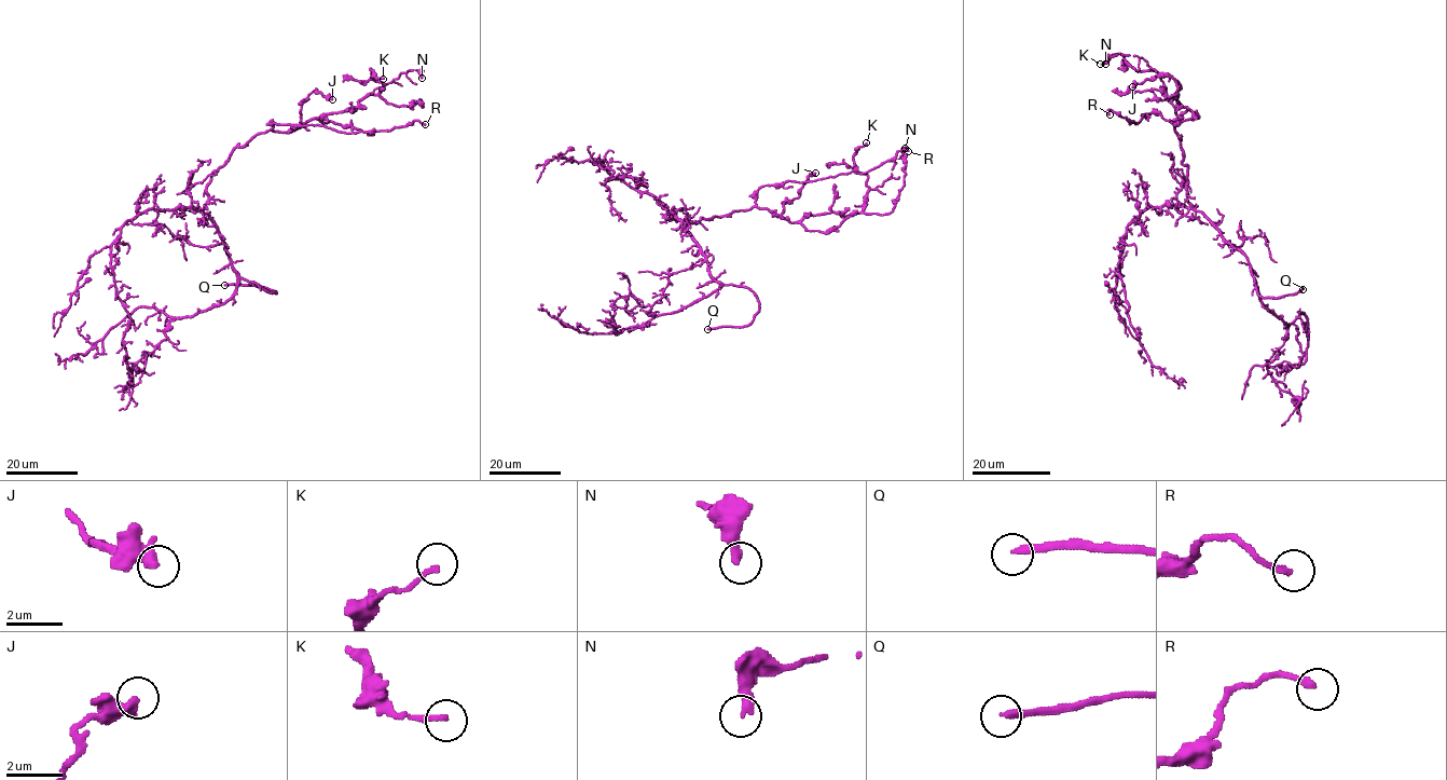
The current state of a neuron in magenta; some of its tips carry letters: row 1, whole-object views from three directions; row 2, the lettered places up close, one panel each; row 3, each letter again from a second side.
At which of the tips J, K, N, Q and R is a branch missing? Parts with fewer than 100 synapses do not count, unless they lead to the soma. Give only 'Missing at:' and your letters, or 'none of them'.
Missing at: Q

